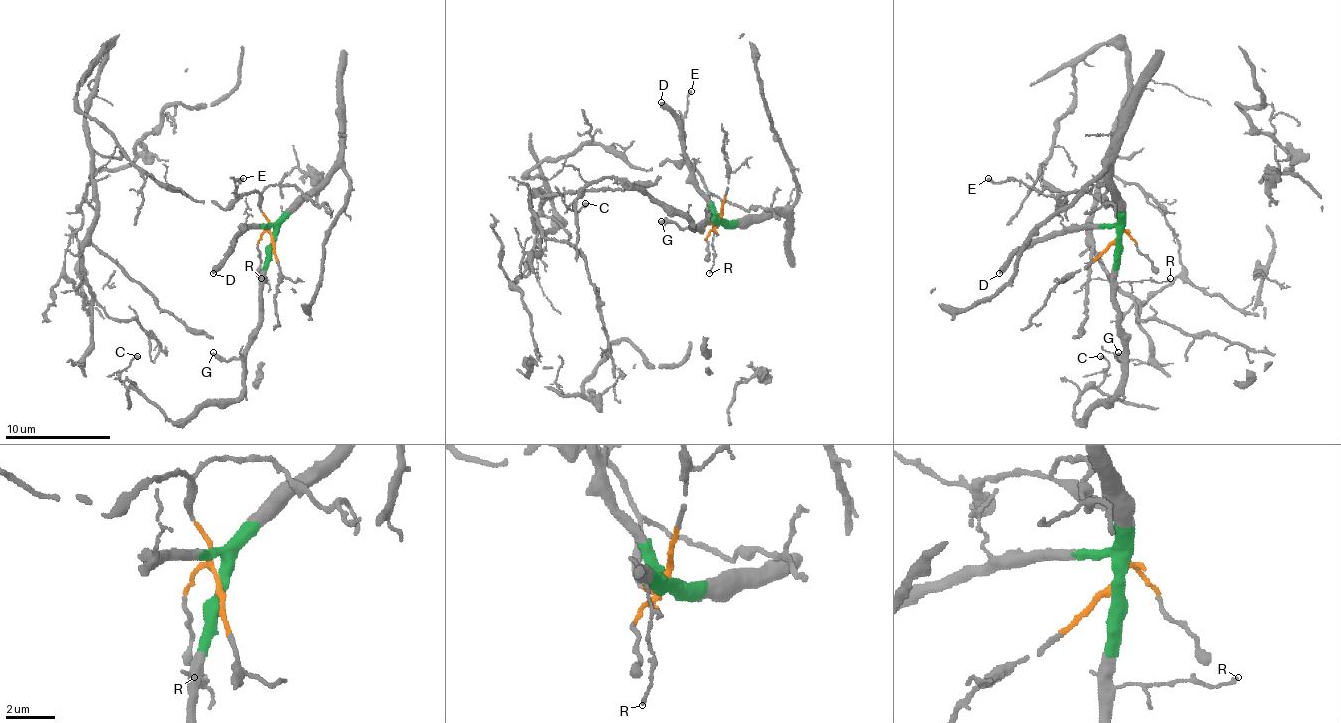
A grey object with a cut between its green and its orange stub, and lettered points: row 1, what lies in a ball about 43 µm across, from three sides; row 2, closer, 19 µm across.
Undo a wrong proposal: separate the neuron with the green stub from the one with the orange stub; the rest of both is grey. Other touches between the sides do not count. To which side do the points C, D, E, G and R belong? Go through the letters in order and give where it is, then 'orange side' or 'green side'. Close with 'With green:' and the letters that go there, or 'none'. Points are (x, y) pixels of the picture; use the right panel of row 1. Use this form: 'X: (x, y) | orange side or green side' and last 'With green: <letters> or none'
C: (1100, 356) | green side
D: (999, 273) | green side
E: (988, 178) | orange side
G: (1118, 352) | green side
R: (1170, 278) | green side
With green: C, D, G, R

